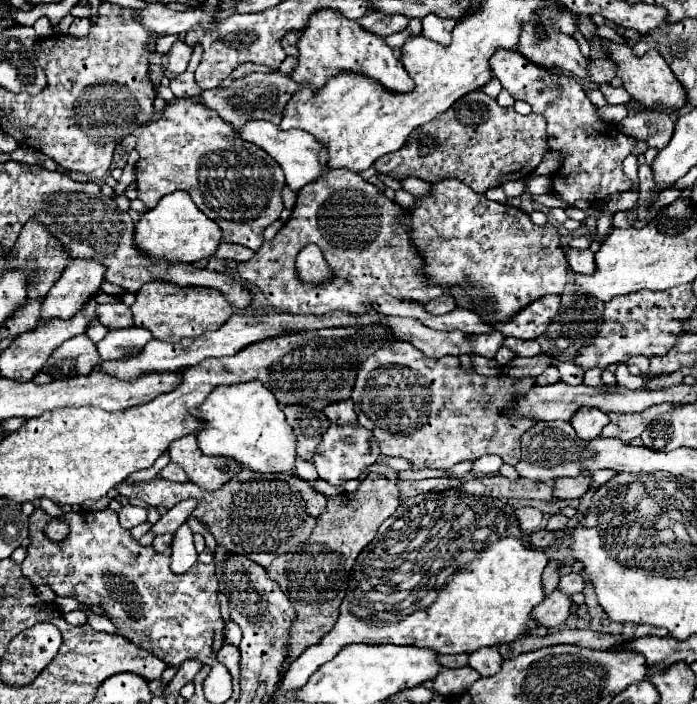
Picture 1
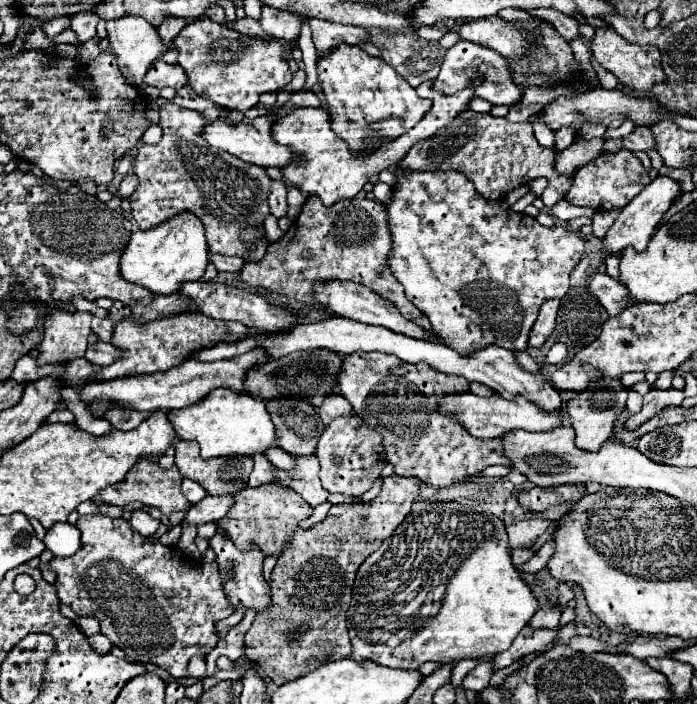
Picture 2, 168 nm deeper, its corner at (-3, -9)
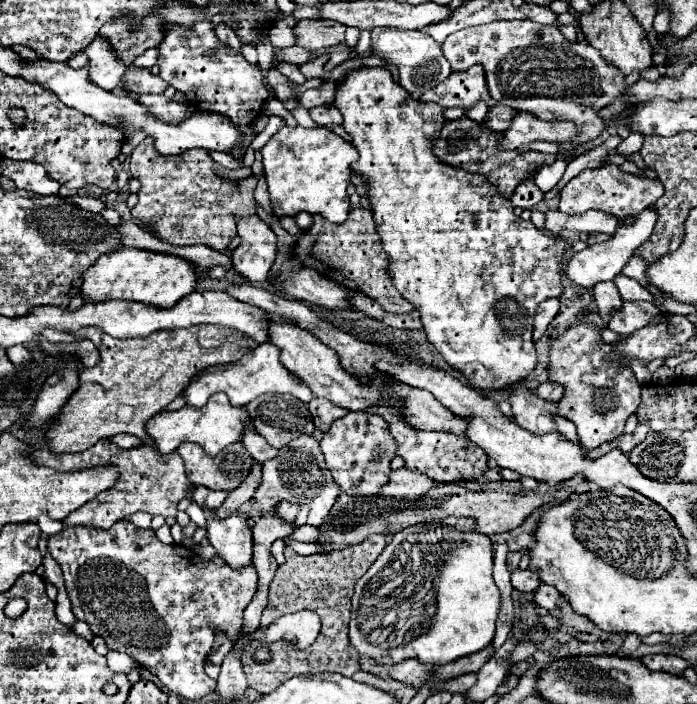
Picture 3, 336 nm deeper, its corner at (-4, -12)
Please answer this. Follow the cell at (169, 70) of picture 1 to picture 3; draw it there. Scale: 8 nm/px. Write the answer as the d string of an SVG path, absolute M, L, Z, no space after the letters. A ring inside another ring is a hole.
M134 66L126 70L124 84L128 92L136 94L162 94L168 86L164 80L160 80L160 76L154 76L150 70L140 70Z

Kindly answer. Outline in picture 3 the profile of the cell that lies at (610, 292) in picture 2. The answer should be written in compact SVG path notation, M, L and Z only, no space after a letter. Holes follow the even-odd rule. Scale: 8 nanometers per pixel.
M626 302L622 310L614 312L608 328L616 334L632 334L648 324L658 324L662 312L652 302Z

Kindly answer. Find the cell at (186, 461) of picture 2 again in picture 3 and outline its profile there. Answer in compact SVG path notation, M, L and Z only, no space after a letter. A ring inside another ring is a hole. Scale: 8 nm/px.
M184 442L176 450L186 466L186 476L196 486L206 486L210 490L232 492L240 486L240 480L248 476L254 458L248 454L242 442L234 442L224 448L214 458L208 456L198 444Z

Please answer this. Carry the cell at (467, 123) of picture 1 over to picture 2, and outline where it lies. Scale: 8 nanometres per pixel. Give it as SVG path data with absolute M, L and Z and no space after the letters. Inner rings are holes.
M467 109L467 111L459 113L459 117L455 117L455 121L447 127L447 139L449 139L449 143L429 143L429 139L417 143L415 147L411 147L407 157L397 165L397 169L401 169L401 171L437 171L437 169L461 171L475 183L475 189L489 201L503 199L515 187L527 185L529 181L533 181L537 177L547 177L549 187L541 195L541 199L547 207L553 207L559 199L563 199L563 195L569 191L572 185L572 177L555 173L555 169L553 169L555 151L537 143L529 121L527 123L511 123L511 121L507 121L507 117L495 117L491 113L475 113L475 111Z

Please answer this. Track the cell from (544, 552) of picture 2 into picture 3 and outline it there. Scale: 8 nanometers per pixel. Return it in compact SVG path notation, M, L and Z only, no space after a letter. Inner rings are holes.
M516 570L512 572L512 588L520 592L534 592L540 586L540 580L530 570Z

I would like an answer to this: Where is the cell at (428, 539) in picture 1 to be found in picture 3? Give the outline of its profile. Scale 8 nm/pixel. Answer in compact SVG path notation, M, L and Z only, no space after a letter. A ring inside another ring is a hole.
M434 522L434 524L418 524L416 528L406 528L400 532L400 536L392 536L392 542L382 550L382 554L376 558L376 562L368 568L368 572L356 582L354 598L352 598L352 620L350 620L350 642L352 646L366 656L374 656L378 664L398 664L408 658L416 658L424 664L434 664L442 666L448 662L454 662L462 656L468 656L472 652L478 652L486 648L492 638L494 638L494 622L498 618L498 608L500 608L500 592L498 586L492 580L492 546L488 536L480 536L480 532L472 532L472 524L466 528L450 528L444 522Z

